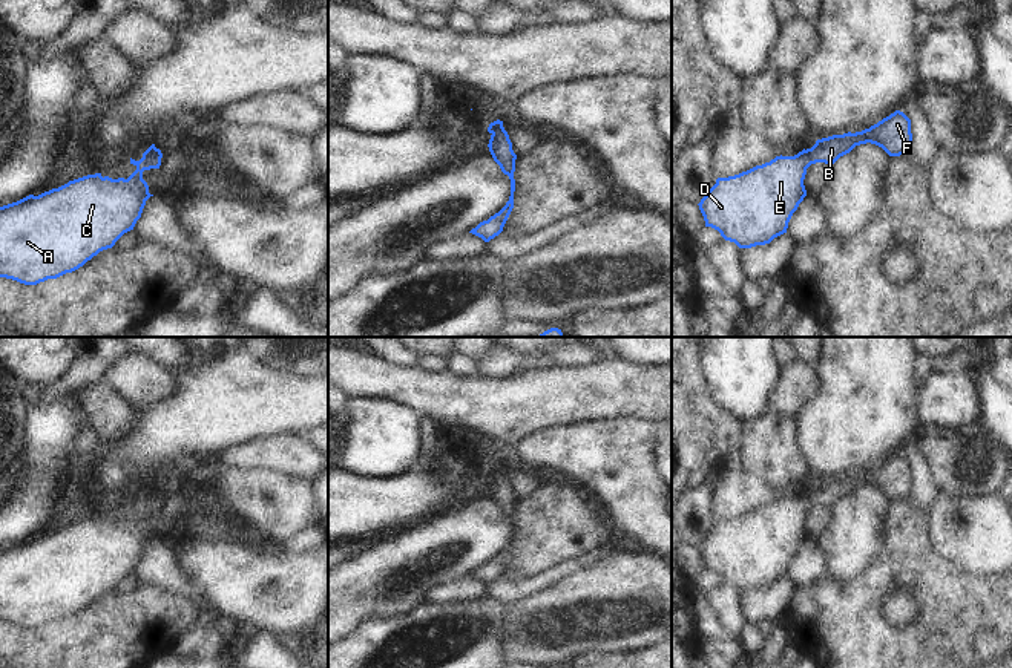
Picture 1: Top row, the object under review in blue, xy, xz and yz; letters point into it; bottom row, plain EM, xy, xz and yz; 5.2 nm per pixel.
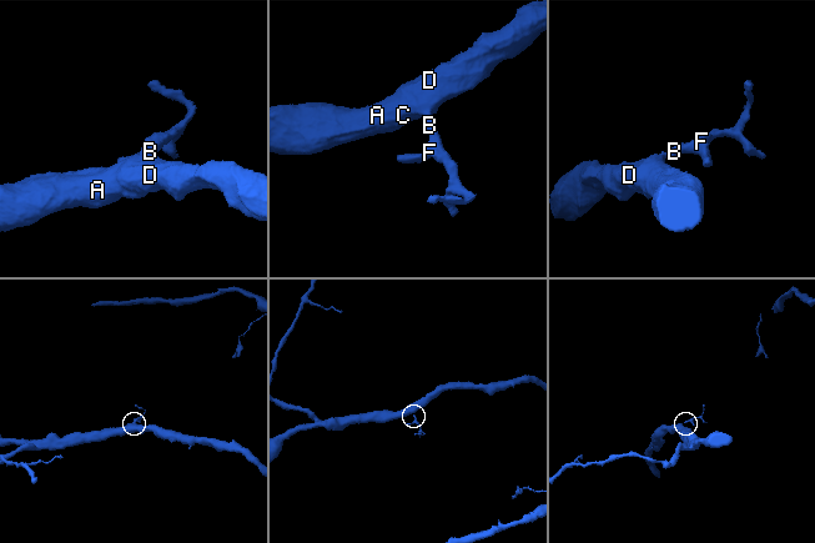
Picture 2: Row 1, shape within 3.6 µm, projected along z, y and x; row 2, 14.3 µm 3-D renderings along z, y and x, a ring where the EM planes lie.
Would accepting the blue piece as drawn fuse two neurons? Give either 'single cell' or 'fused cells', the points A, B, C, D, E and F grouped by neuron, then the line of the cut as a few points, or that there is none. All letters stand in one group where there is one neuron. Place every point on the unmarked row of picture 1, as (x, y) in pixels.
single cell | A B C D E F | no cut

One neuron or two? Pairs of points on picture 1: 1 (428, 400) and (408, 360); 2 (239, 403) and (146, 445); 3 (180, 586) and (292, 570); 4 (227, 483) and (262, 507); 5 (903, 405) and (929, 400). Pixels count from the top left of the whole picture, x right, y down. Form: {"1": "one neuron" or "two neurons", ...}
{"1": "two neurons", "2": "one neuron", "3": "two neurons", "4": "one neuron", "5": "two neurons"}

